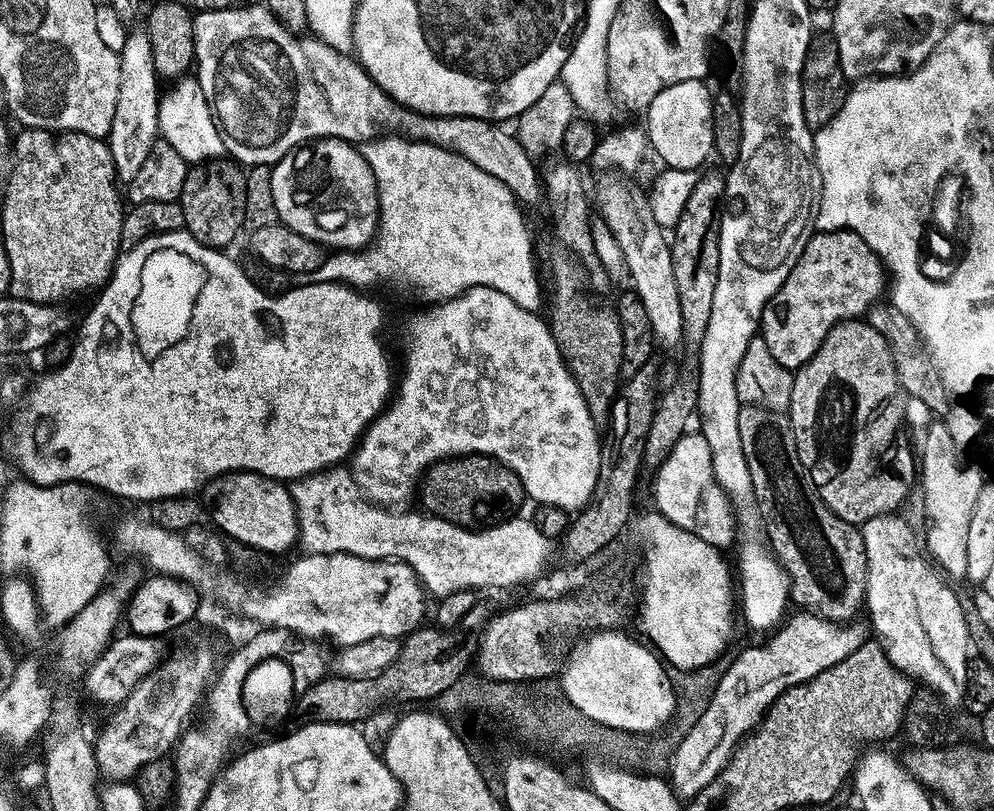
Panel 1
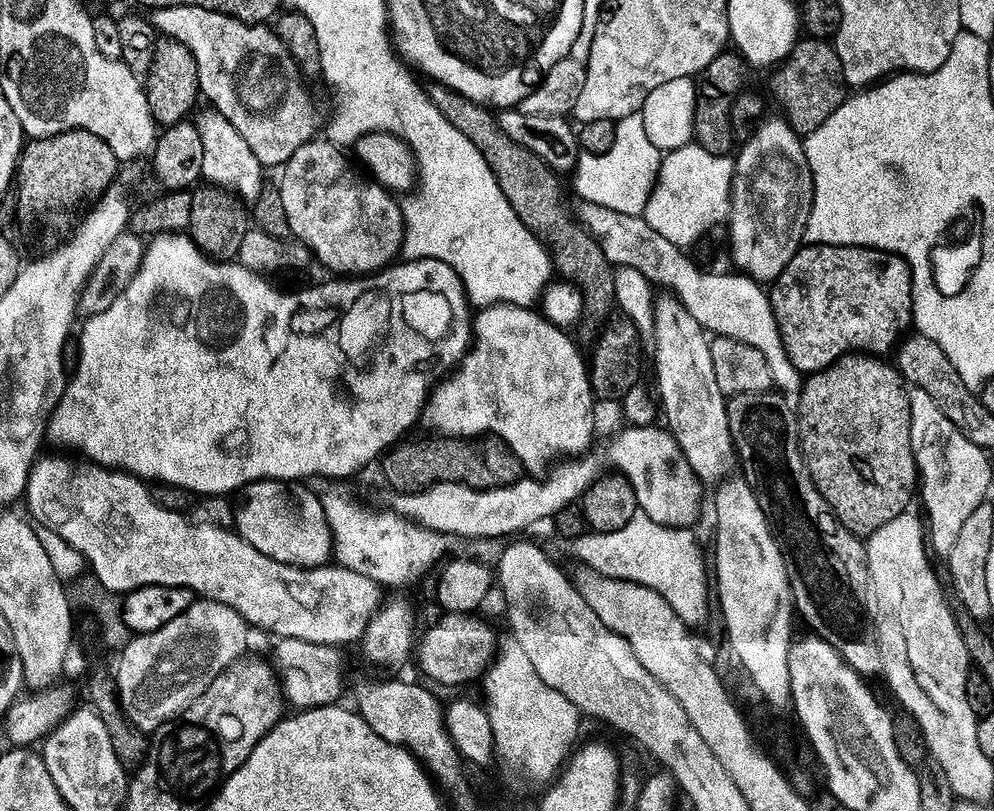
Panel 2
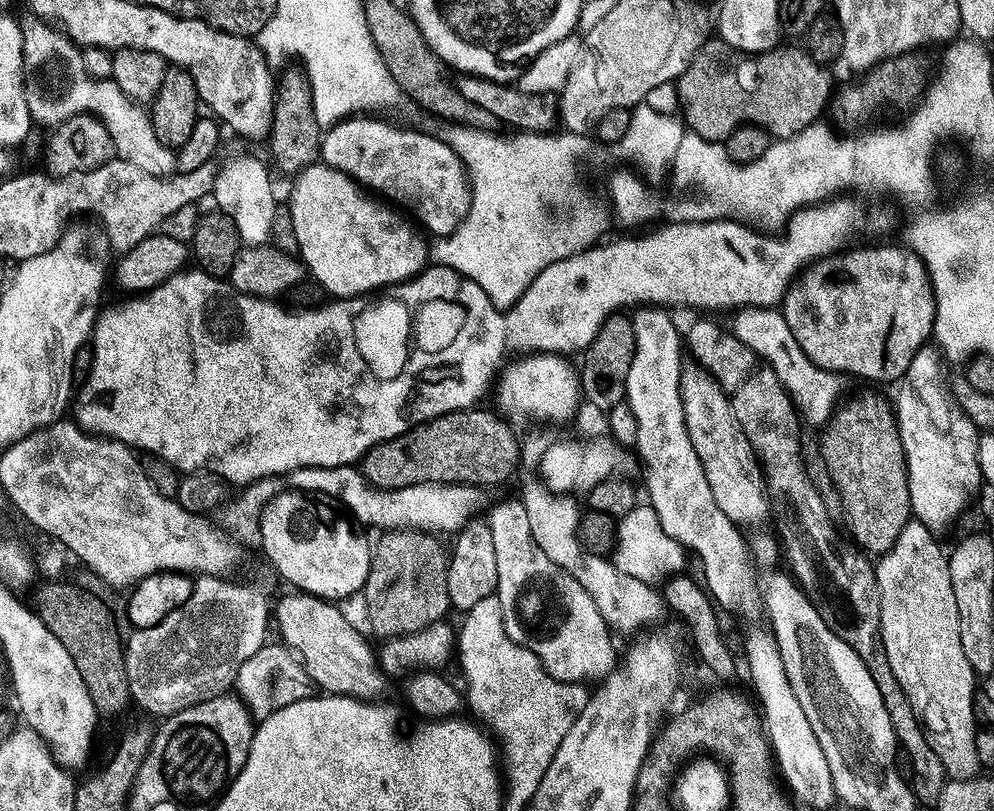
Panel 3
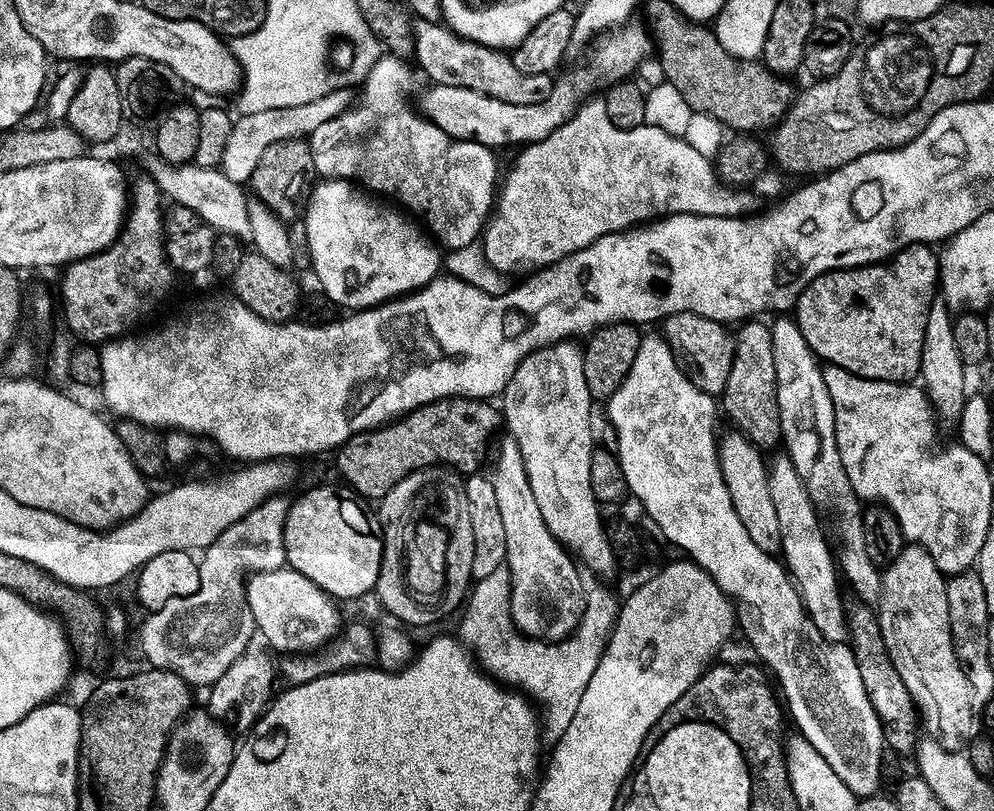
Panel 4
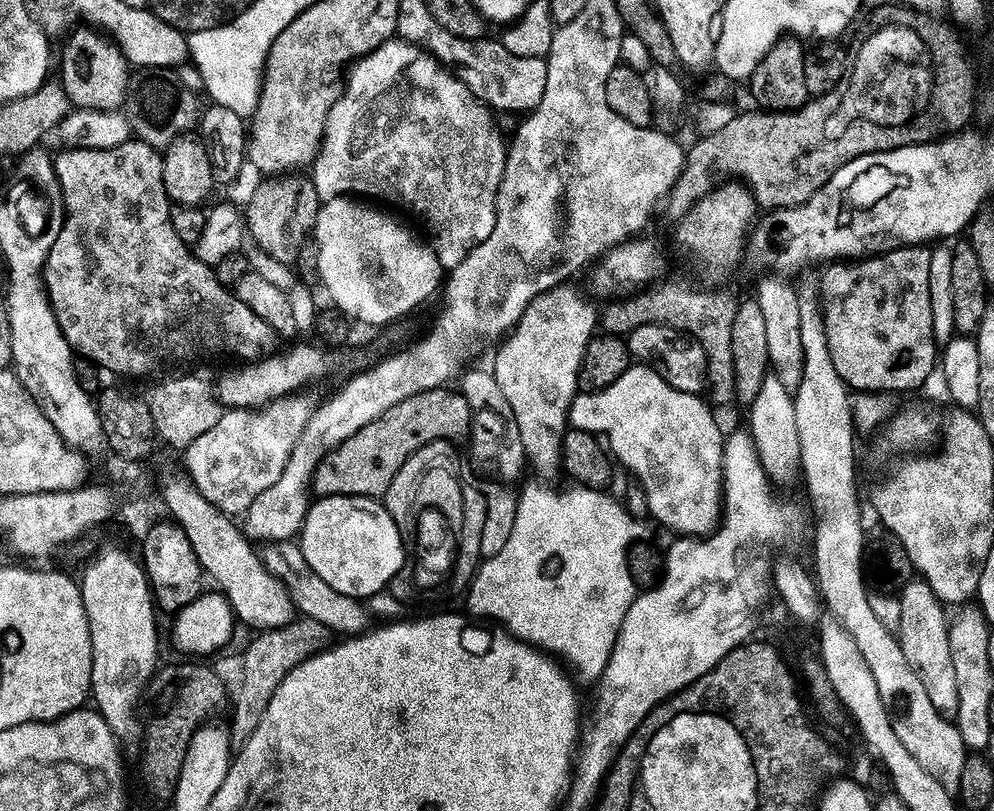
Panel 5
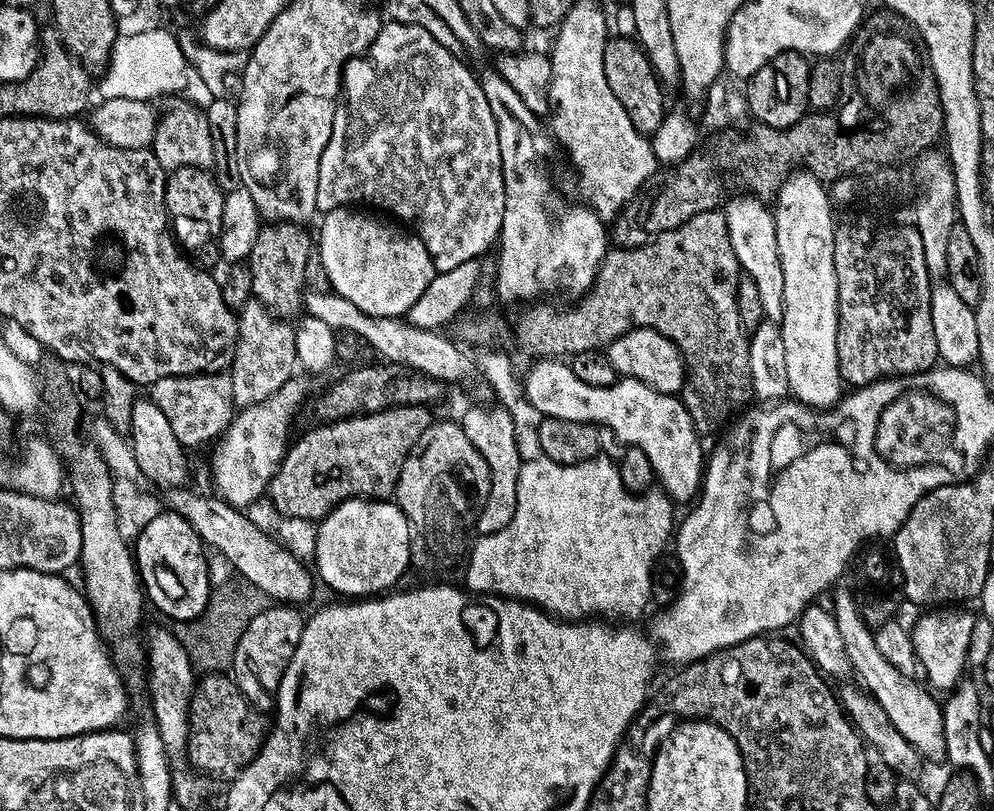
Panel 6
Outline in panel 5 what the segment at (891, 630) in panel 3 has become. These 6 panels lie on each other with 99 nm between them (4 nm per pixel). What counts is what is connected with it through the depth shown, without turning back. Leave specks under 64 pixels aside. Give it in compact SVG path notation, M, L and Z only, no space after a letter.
M913 578L899 589L902 616L895 631L902 646L902 654L906 654L906 662L910 662L910 670L918 674L918 682L926 686L926 695L934 702L934 710L944 717L955 717L958 710L958 692L954 682L954 662L950 662L950 642L948 641L949 617L944 617L945 605L932 593L925 580Z

